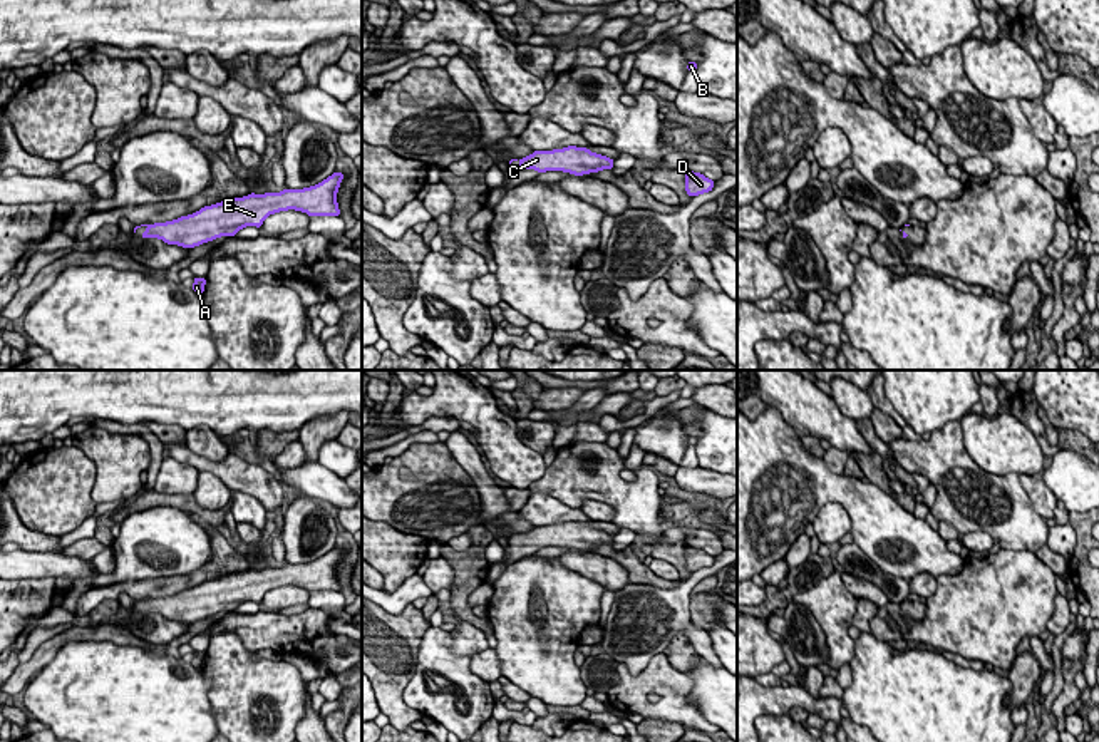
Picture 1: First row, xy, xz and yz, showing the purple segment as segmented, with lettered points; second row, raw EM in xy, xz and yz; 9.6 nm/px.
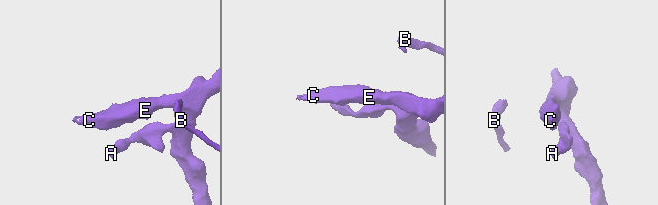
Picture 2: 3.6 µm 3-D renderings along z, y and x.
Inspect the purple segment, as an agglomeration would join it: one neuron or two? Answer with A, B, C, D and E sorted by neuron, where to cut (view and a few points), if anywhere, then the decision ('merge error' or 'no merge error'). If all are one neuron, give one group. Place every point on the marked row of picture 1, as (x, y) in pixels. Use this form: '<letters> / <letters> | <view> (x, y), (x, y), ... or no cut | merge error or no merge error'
A B C D E | no cut | no merge error

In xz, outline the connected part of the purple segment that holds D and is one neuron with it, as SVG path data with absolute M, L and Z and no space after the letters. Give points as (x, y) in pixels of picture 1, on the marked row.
M687 171L685 173L685 191L689 196L699 196L714 189L714 181L705 178L700 173Z

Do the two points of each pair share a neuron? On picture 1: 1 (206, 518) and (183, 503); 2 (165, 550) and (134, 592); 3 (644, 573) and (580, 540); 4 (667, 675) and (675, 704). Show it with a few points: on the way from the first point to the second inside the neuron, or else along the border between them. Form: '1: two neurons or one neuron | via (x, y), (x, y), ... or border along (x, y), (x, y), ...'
1: one neuron | via (201, 515), (188, 504)
2: two neurons | border along (183, 573), (106, 585)
3: two neurons | border along (610, 545), (597, 548)
4: one neuron | via (667, 682), (672, 687), (672, 697)

